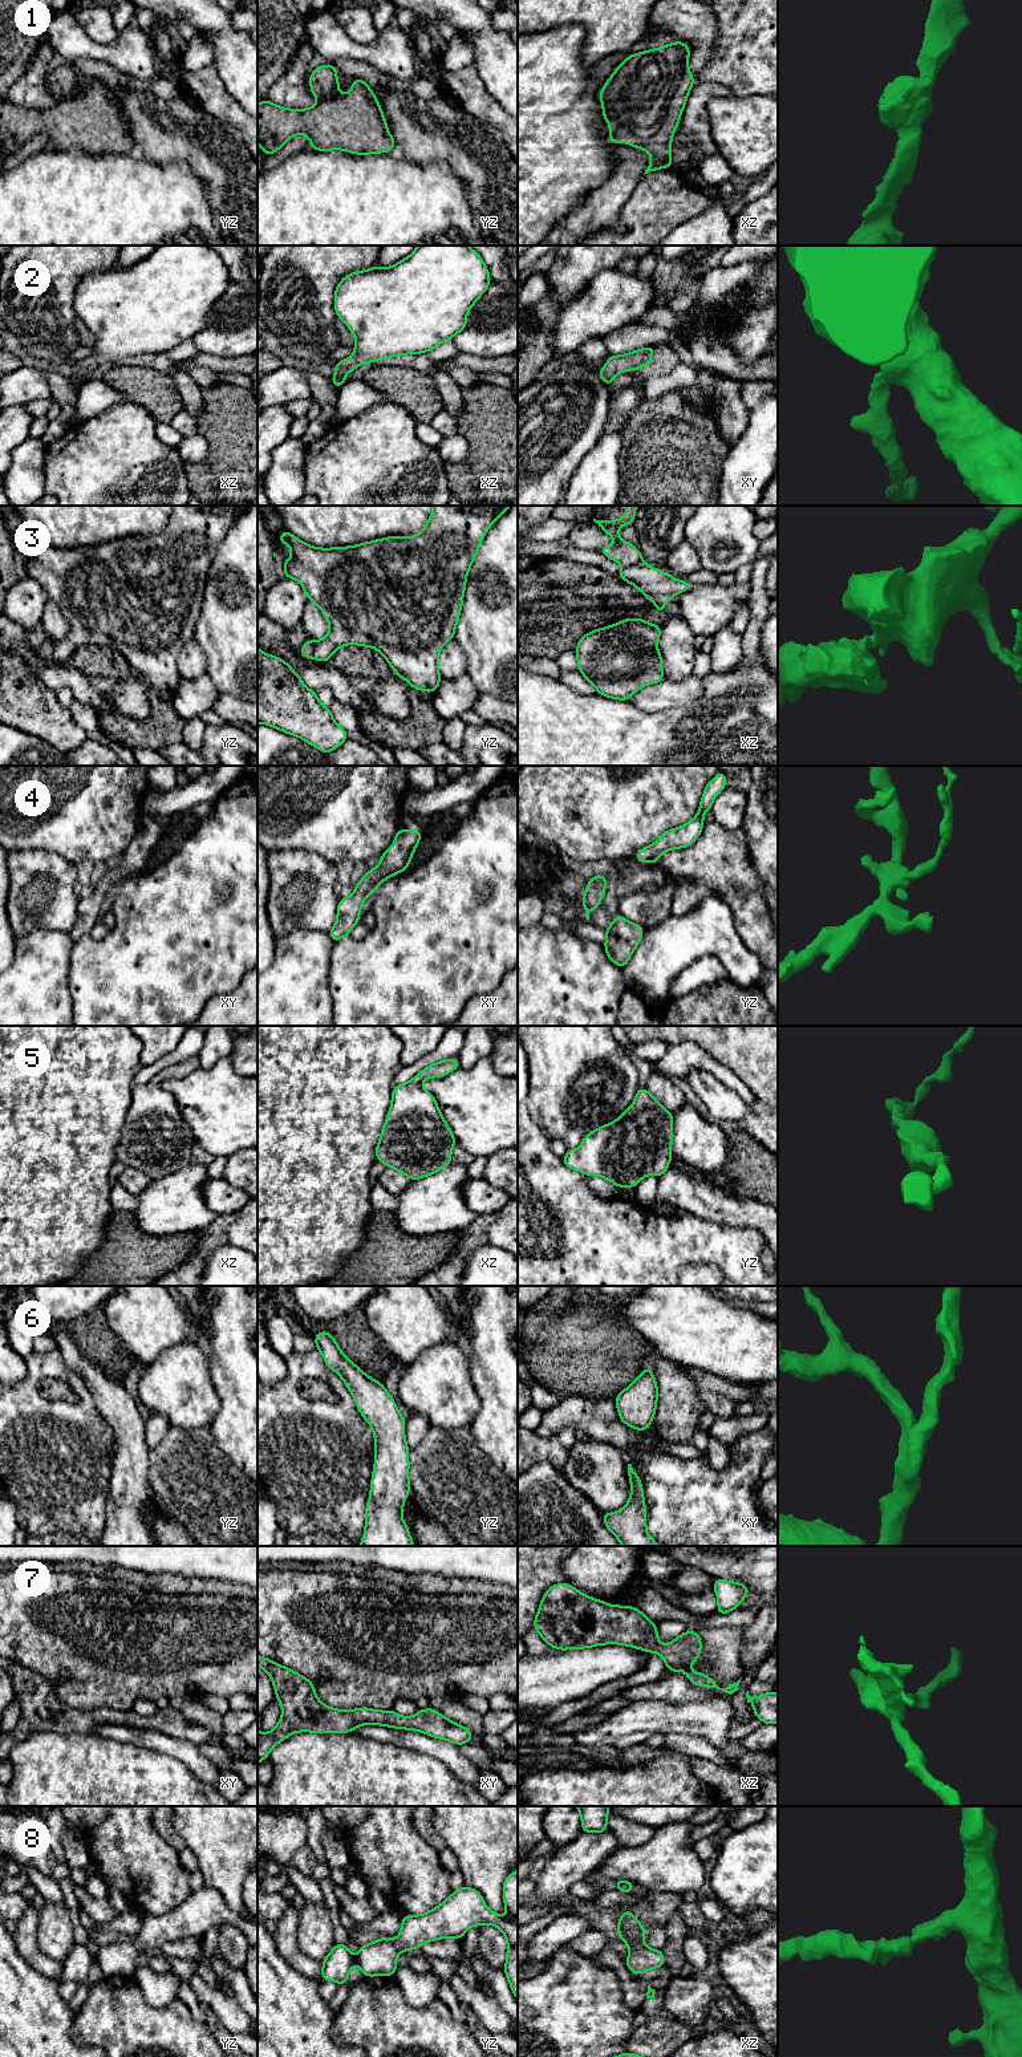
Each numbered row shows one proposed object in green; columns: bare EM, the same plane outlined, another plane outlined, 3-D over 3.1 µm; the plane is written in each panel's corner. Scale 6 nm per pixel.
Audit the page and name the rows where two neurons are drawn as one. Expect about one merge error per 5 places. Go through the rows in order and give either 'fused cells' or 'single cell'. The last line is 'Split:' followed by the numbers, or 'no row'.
1: single cell
2: single cell
3: fused cells
4: single cell
5: single cell
6: single cell
7: single cell
8: single cell
Split: 3

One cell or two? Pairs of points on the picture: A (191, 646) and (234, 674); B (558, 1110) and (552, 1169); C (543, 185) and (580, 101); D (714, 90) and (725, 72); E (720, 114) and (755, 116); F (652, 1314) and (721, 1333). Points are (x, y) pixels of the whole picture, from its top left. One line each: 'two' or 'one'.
A: two
B: two
C: one
D: two
E: one
F: one

